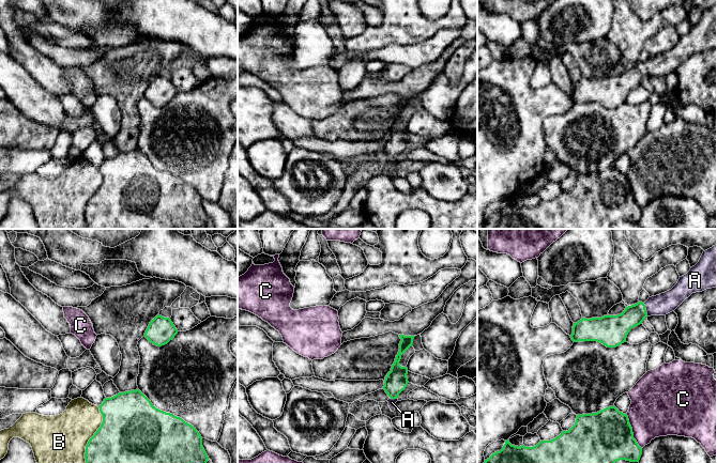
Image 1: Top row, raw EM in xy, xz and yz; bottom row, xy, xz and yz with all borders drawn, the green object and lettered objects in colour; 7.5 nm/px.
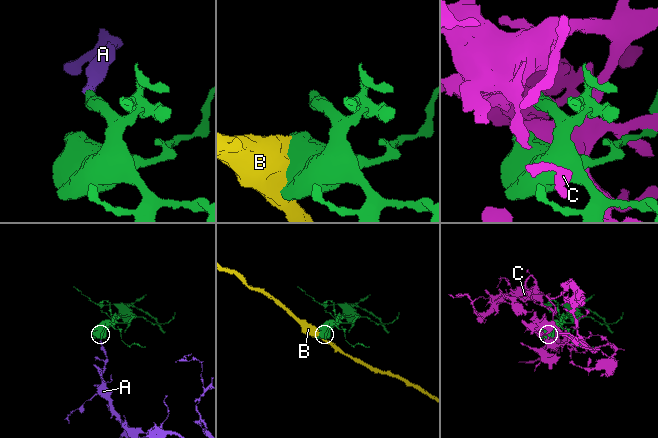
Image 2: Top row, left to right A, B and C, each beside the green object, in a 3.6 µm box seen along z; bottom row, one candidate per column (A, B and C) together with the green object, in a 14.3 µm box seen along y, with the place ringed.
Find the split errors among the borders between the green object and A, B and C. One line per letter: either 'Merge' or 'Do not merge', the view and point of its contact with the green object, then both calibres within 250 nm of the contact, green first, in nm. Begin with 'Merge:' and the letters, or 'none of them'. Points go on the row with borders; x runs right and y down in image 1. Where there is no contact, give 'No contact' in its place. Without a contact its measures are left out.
Merge: A
A: Merge. Touches green at yz (645, 309). Thickness 180 nm (green) against 160 nm
B: Do not merge. Touches green at xy (94, 434). Thickness 420 nm (green) against 360 nm
C: Do not merge. Touches green at yz (631, 431). Thickness 400 nm (green) against 400 nm

